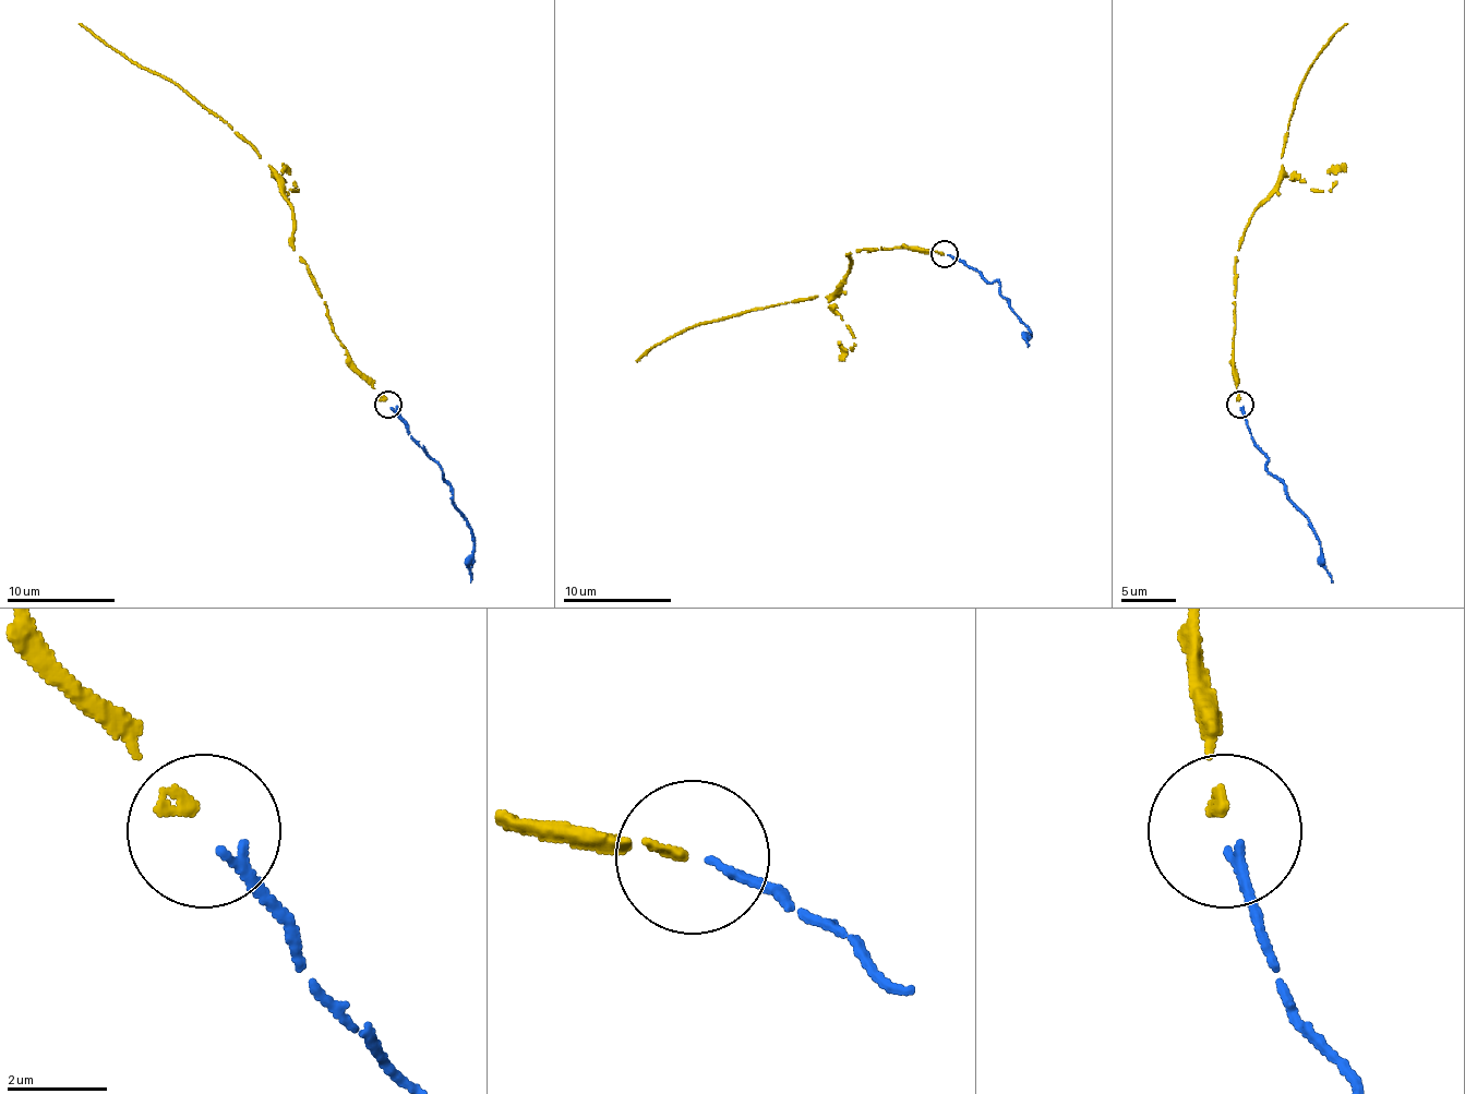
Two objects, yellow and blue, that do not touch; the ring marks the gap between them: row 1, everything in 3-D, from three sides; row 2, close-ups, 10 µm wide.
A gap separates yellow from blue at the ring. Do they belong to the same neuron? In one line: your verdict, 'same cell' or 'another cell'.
same cell

